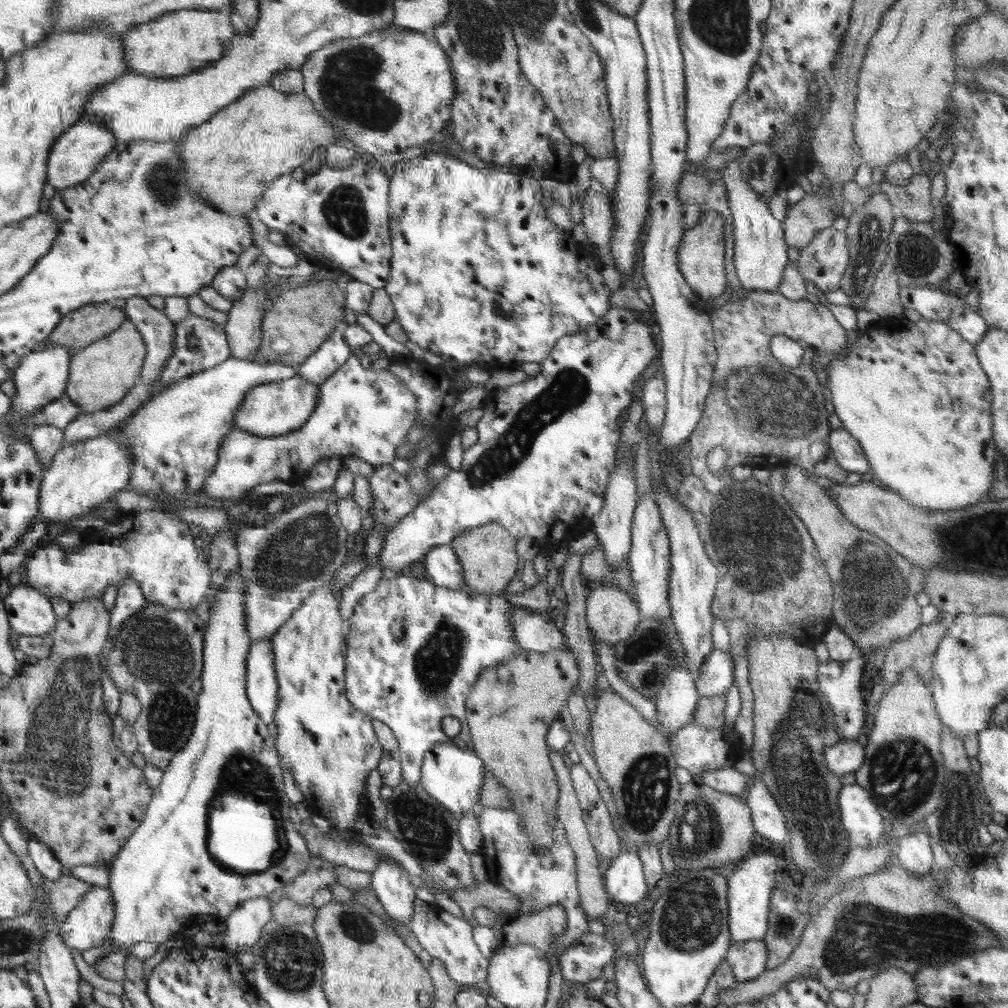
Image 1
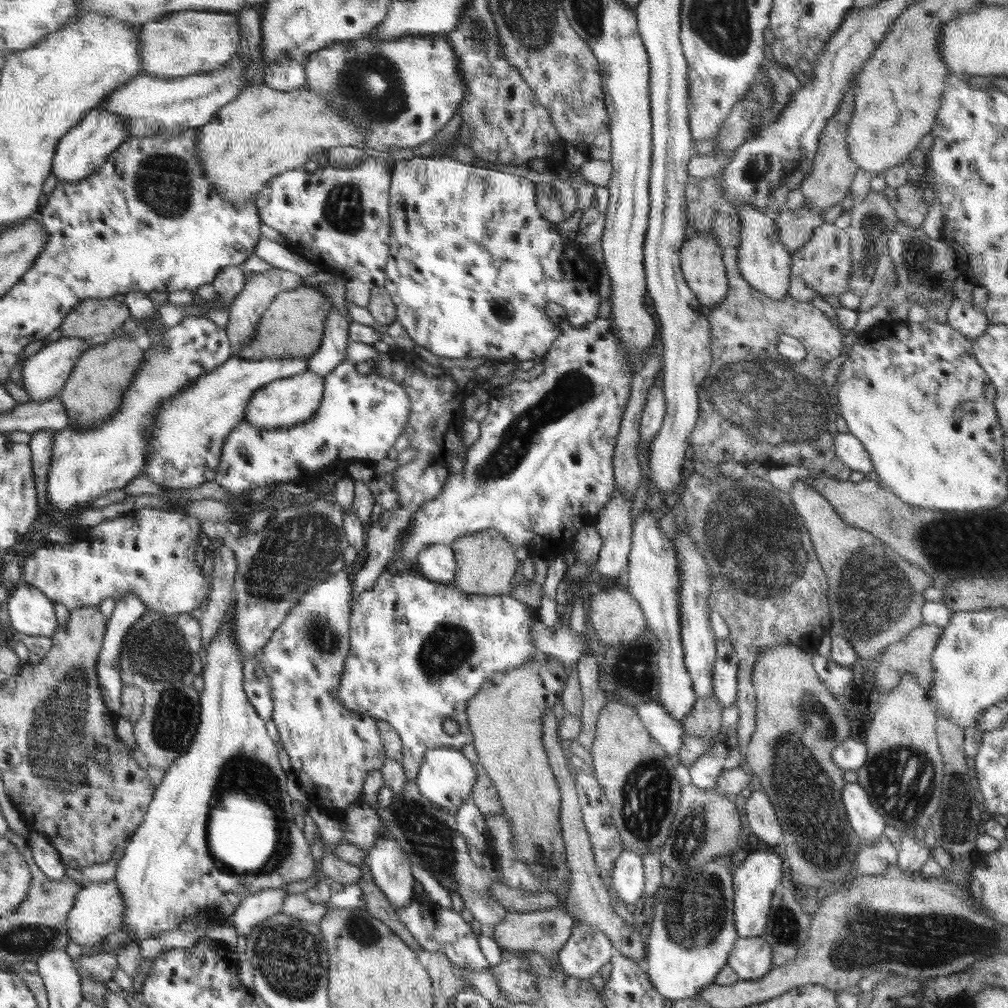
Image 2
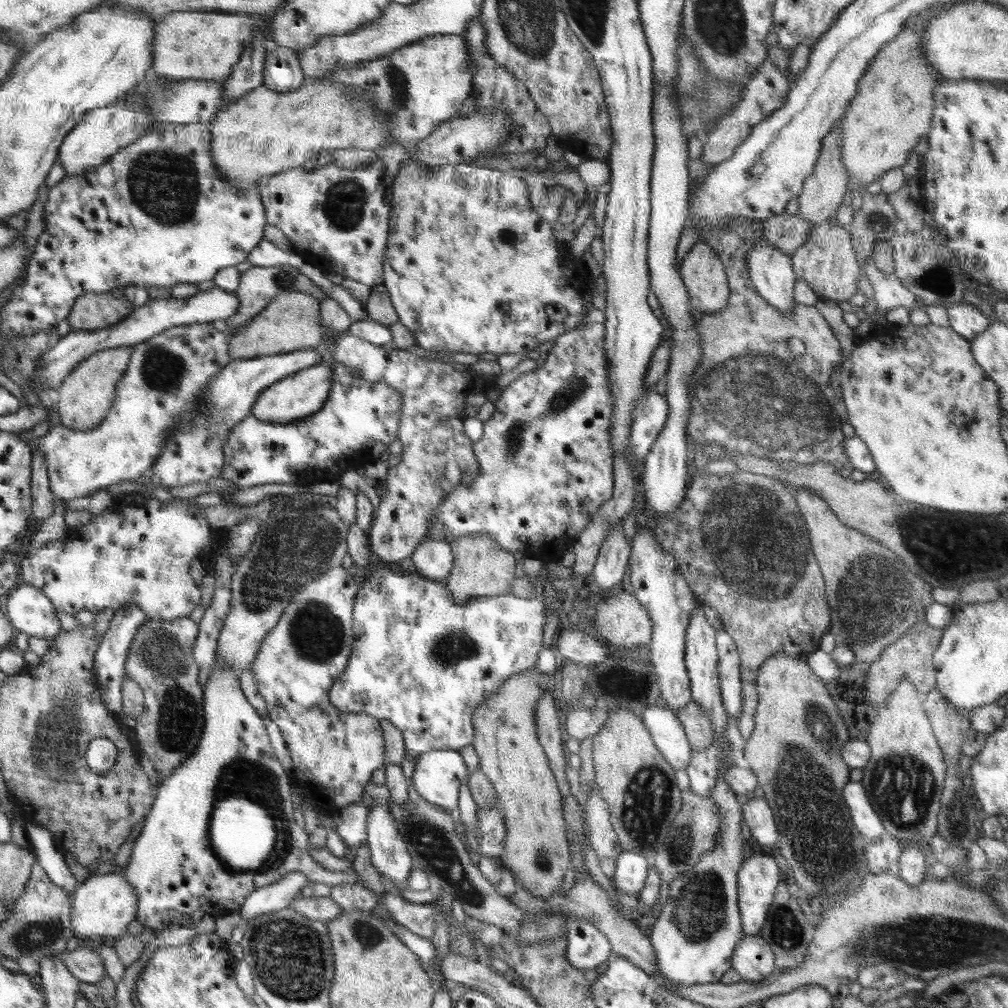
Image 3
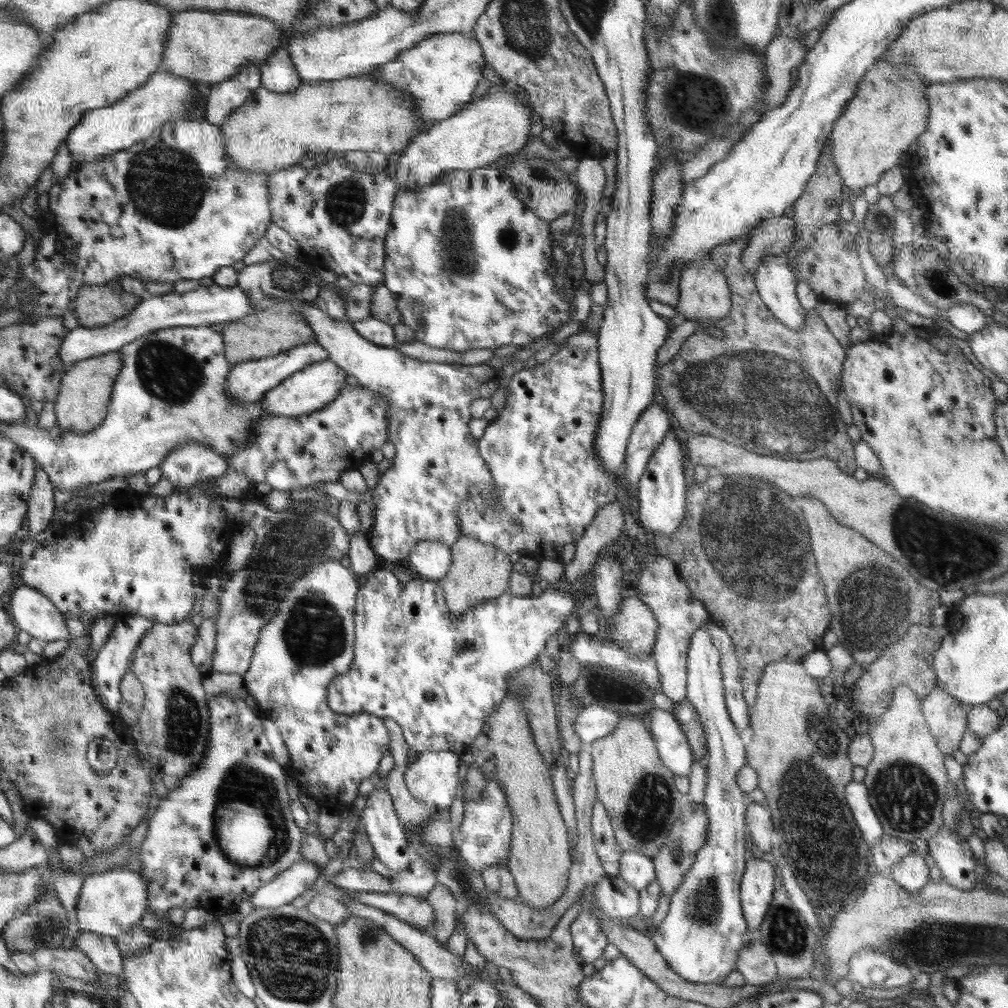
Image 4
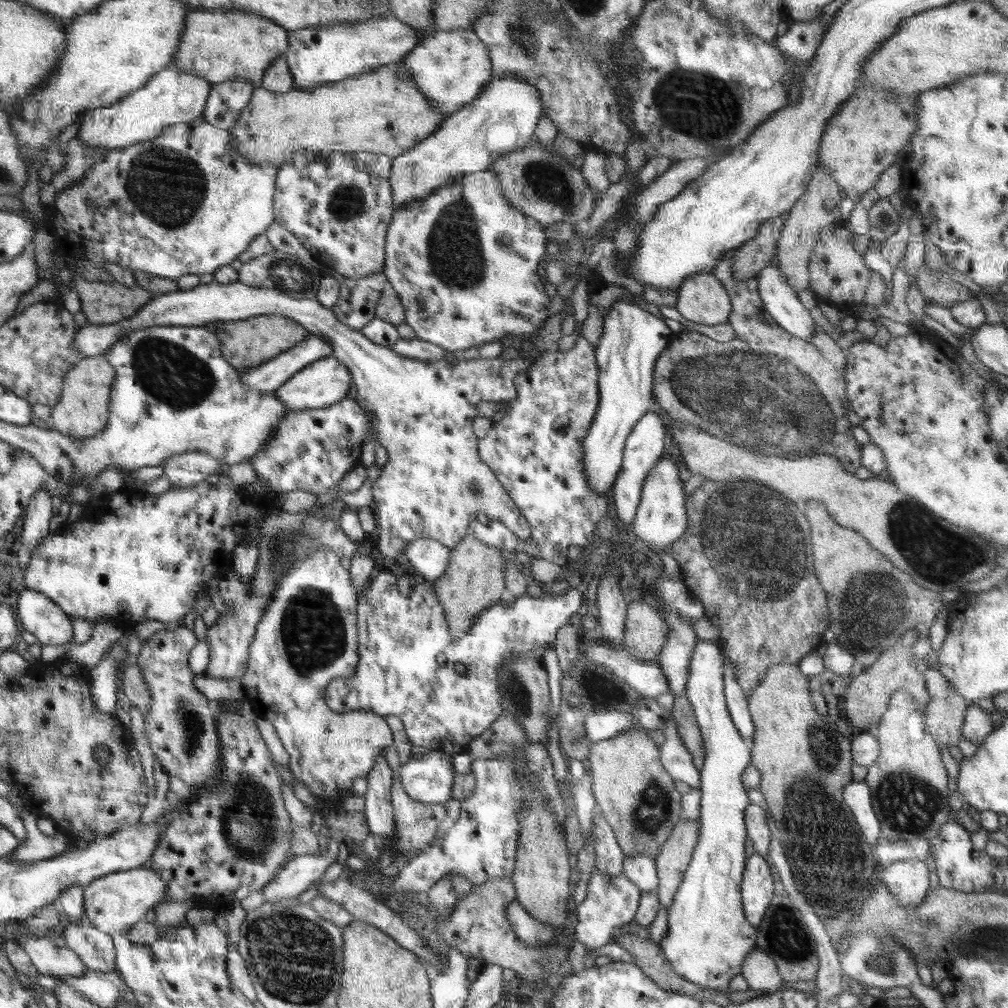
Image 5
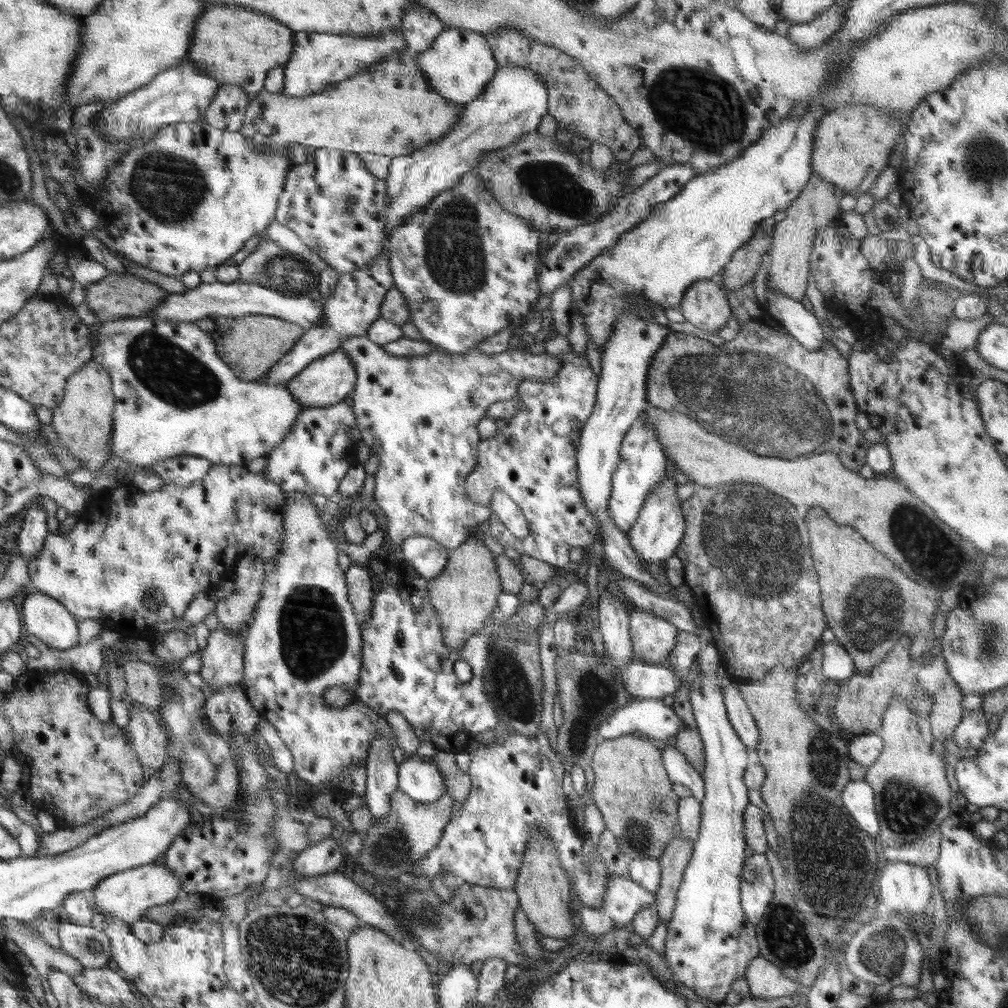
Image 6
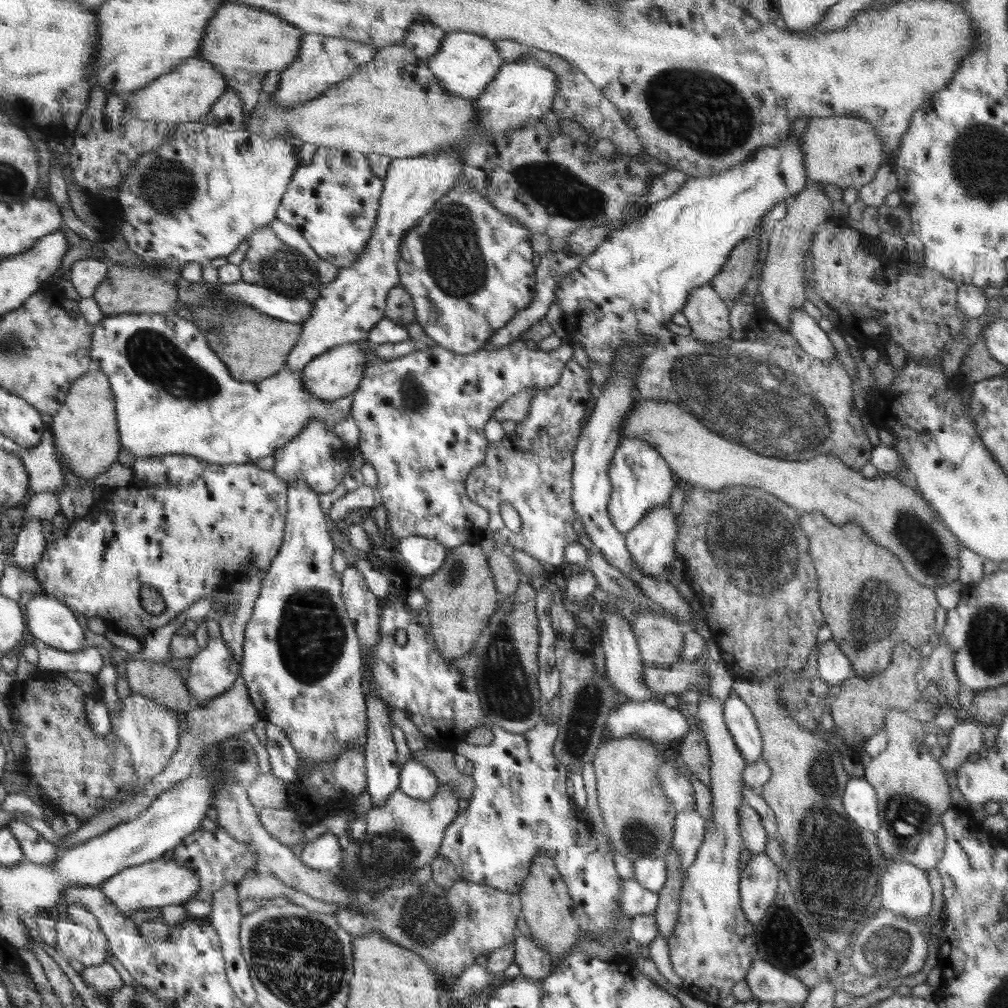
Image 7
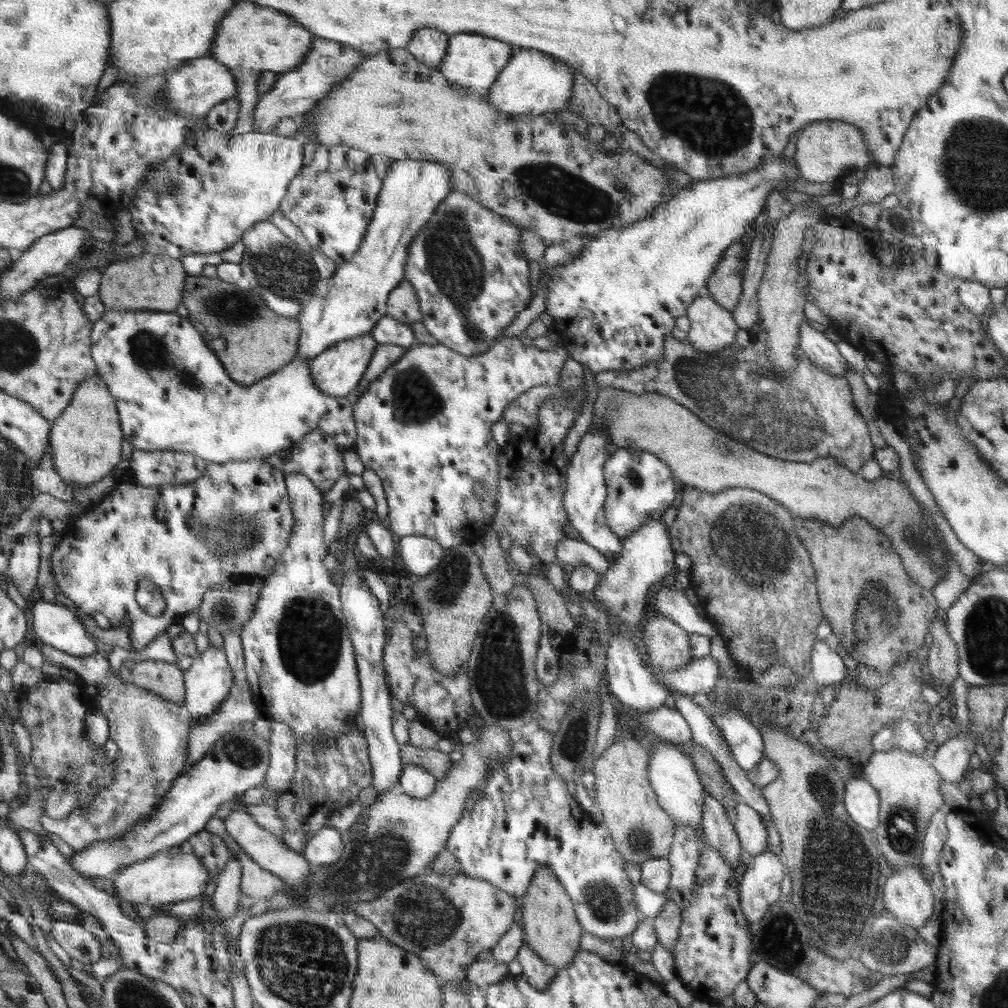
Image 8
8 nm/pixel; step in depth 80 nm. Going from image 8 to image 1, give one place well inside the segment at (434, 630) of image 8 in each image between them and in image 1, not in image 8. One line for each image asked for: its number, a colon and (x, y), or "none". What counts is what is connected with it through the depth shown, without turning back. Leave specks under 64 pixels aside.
1: (487, 554)
2: (486, 564)
3: (482, 568)
4: (479, 571)
5: (474, 580)
6: (464, 595)
7: (461, 596)

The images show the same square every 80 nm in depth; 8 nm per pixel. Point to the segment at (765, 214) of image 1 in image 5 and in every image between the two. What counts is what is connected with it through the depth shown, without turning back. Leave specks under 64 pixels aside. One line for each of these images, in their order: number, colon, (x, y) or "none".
2: (763, 260)
3: (770, 272)
4: (775, 281)
5: (779, 299)

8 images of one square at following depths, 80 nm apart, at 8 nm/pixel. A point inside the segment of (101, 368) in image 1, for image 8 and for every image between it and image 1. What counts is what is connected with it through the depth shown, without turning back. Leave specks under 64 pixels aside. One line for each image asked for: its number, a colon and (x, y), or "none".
2: (94, 390)
3: (87, 394)
4: (87, 386)
5: (84, 411)
6: (82, 421)
7: (84, 431)
8: (85, 441)

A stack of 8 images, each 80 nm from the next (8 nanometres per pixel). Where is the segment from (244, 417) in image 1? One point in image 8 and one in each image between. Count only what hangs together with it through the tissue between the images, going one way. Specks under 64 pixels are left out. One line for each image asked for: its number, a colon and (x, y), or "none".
2: (285, 403)
3: (301, 395)
4: (313, 388)
5: (326, 382)
6: (331, 379)
7: (337, 373)
8: (338, 371)

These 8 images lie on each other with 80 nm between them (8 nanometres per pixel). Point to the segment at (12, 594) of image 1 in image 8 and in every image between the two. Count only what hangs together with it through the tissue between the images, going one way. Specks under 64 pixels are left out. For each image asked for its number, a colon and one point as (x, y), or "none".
2: (29, 611)
3: (30, 610)
4: (33, 612)
5: (37, 613)
6: (48, 619)
7: (48, 619)
8: (55, 625)

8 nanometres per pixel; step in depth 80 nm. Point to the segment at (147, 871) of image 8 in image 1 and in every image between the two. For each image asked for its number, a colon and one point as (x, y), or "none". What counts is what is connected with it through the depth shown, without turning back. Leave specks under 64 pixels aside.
1: (87, 926)
2: (98, 910)
3: (103, 907)
4: (112, 903)
5: (115, 903)
6: (127, 895)
7: (162, 882)

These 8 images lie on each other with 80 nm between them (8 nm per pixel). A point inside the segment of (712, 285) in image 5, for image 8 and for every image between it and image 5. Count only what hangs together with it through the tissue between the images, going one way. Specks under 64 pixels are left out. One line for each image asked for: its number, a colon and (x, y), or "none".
6: (704, 304)
7: (708, 315)
8: (713, 327)

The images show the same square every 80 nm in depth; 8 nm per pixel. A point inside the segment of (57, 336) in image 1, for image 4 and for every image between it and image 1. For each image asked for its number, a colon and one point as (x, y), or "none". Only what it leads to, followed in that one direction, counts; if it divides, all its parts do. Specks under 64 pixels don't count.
2: (94, 317)
3: (92, 311)
4: (95, 306)

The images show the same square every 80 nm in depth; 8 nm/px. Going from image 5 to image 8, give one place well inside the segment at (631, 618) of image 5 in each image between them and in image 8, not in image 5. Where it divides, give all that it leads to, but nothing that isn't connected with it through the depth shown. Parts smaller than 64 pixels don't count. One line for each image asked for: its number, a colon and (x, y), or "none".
6: (653, 637)
7: (660, 639)
8: (667, 645)

